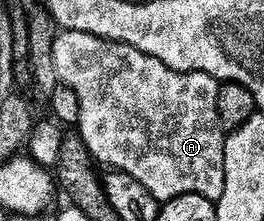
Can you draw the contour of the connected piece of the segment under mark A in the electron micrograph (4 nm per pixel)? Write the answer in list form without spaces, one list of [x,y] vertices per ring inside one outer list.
[[[63,31],[55,40],[55,52],[53,61],[56,63],[60,84],[67,86],[77,95],[80,101],[80,119],[77,126],[77,134],[83,144],[89,149],[92,159],[96,164],[105,168],[123,171],[145,185],[149,193],[159,200],[160,204],[167,203],[170,199],[176,199],[182,195],[200,195],[206,199],[218,200],[225,190],[225,132],[218,117],[218,93],[221,86],[220,80],[214,79],[203,71],[174,71],[169,69],[157,57],[149,57],[149,53],[141,53],[141,49],[133,49],[133,45],[125,45],[117,41],[102,39],[89,33],[80,31]]]

